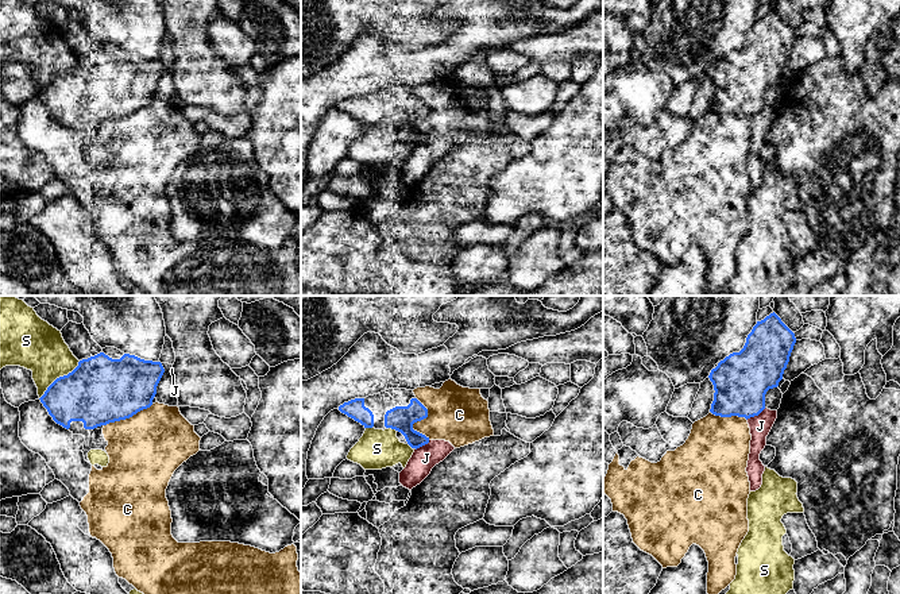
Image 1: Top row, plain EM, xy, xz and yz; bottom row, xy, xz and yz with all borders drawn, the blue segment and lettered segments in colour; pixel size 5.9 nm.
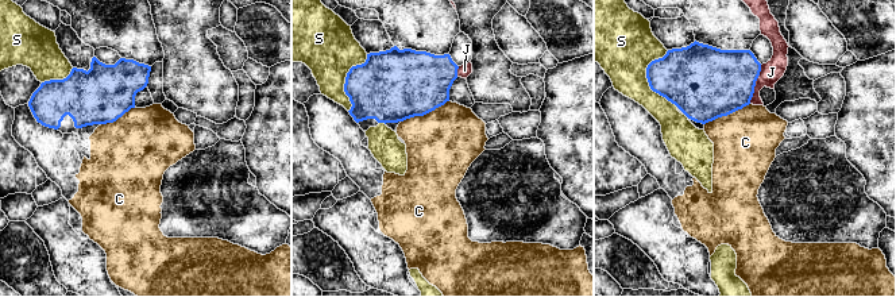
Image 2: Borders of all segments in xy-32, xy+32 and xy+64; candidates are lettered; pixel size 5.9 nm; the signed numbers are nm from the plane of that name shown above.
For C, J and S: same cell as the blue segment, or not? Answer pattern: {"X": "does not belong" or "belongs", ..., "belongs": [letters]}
{"C": "does not belong", "J": "does not belong", "S": "does not belong", "belongs": []}

